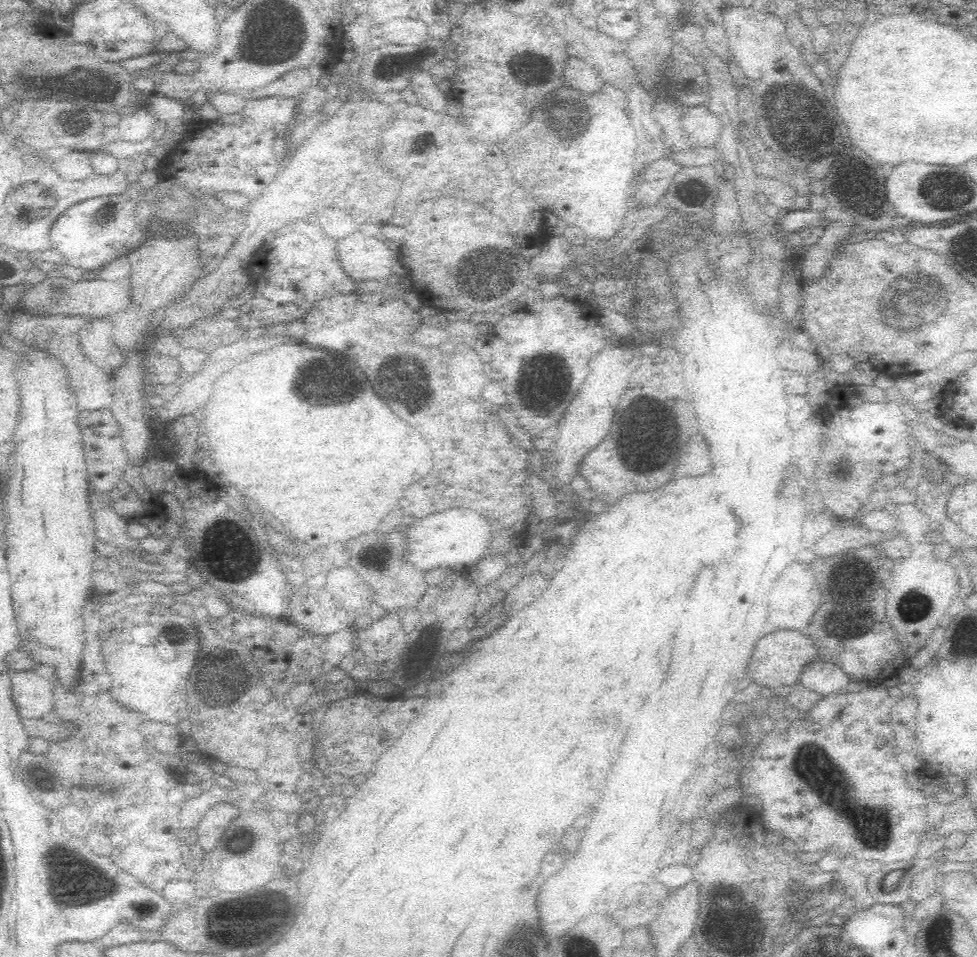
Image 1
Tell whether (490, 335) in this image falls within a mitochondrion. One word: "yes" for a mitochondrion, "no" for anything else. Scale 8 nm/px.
no

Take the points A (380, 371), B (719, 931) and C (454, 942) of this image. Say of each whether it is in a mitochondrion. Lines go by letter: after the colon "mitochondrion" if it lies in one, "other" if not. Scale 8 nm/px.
A: mitochondrion
B: mitochondrion
C: other

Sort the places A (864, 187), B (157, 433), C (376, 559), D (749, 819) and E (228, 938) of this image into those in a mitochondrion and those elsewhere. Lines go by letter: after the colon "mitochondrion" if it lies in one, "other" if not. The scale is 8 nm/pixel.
A: mitochondrion
B: other
C: mitochondrion
D: other
E: mitochondrion

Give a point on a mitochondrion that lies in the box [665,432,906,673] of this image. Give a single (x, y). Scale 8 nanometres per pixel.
(850, 593)

